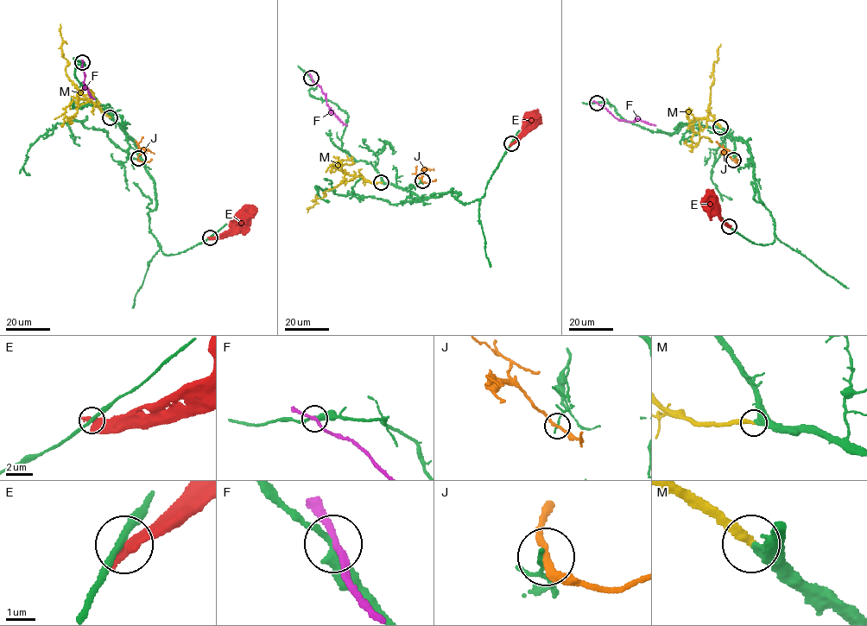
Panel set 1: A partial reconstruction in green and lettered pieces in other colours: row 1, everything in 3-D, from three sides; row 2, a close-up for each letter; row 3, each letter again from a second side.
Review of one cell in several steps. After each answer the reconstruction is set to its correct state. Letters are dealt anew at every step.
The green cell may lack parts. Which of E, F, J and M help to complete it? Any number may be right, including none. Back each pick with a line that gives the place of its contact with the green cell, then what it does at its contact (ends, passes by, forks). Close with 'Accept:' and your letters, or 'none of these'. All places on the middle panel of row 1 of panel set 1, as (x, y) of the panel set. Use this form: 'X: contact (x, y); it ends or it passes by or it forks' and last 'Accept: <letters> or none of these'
M: contact (381, 182); it ends
Accept: M

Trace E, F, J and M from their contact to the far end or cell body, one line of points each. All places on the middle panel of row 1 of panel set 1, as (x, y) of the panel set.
E: (510, 144), (530, 128), (532, 114), (537, 109)
F: (311, 78), (320, 87), (332, 113), (347, 125)
J: (422, 180), (421, 173), (416, 173), (417, 167)
M: (381, 182), (370, 183), (356, 176), (323, 192), (323, 197), (313, 200), (316, 204), (307, 209), (307, 212)

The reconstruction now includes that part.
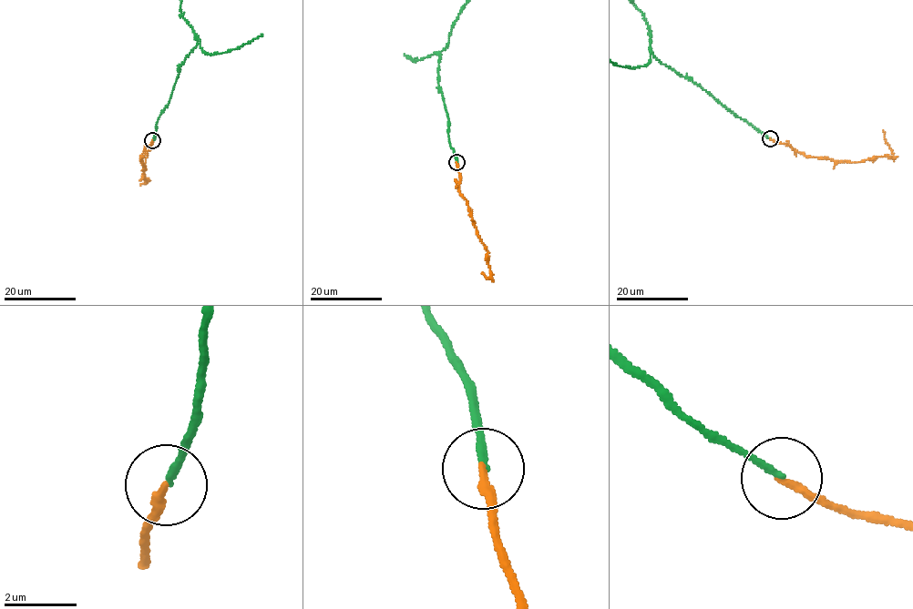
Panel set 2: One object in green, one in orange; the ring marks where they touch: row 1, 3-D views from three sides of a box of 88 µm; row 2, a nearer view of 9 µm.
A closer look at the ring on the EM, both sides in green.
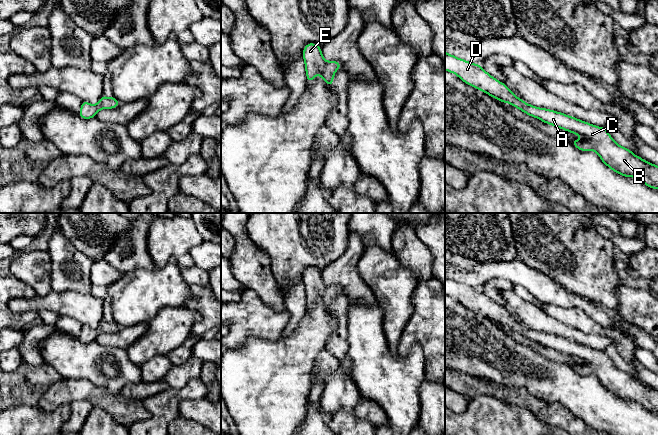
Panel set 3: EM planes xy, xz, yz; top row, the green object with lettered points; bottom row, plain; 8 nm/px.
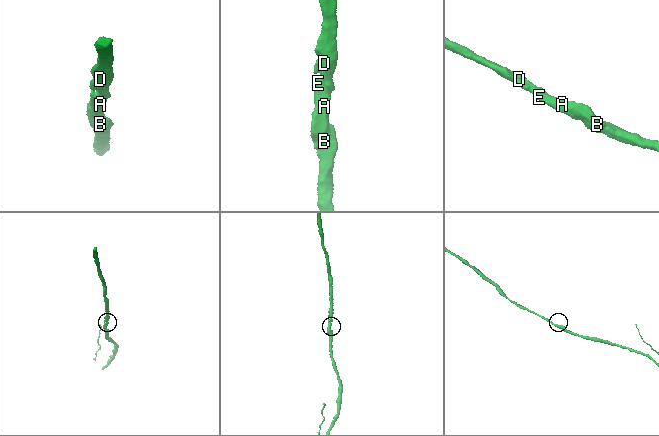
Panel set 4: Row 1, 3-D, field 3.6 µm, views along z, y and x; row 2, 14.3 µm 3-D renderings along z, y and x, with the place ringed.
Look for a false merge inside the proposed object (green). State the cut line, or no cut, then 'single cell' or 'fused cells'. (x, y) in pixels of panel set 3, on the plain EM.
no cut | single cell

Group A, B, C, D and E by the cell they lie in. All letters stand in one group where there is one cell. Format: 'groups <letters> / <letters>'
groups A B C D E

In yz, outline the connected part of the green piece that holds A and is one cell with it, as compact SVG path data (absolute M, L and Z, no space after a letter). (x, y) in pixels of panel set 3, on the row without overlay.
M445 275L445 294L457 299L466 308L487 317L491 321L498 323L500 326L505 326L513 329L517 333L525 336L527 339L540 343L542 346L556 350L560 353L569 355L576 359L581 359L582 364L572 364L571 367L581 375L595 375L601 385L611 394L625 401L634 401L641 404L646 410L652 413L658 413L658 390L636 380L631 374L620 370L610 360L605 351L598 351L588 346L584 346L575 341L568 340L564 337L556 336L546 332L539 332L518 322L512 315L502 306L498 305L488 298L479 288L474 288L469 285L460 283L456 280L448 278Z

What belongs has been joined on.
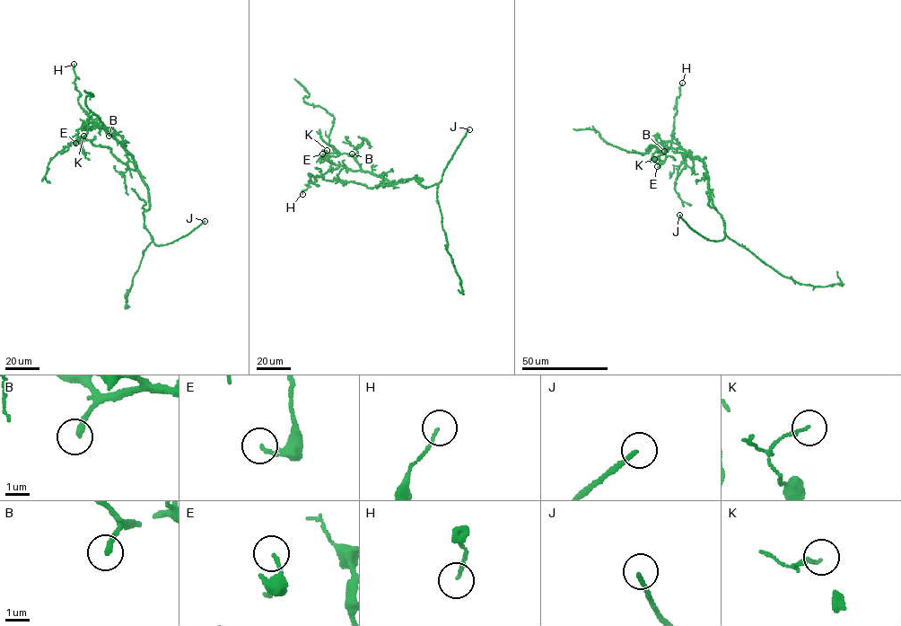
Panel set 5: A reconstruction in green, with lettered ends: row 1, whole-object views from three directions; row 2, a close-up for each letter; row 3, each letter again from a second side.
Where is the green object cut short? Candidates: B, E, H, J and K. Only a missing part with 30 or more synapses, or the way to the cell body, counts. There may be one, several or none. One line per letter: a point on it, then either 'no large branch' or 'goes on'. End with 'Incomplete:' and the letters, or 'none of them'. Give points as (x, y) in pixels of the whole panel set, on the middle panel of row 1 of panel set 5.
B: place (352, 154); goes on
E: place (322, 154); no large branch
H: place (302, 194); no large branch
J: place (469, 129); goes on
K: place (327, 150); no large branch
Incomplete: B, J

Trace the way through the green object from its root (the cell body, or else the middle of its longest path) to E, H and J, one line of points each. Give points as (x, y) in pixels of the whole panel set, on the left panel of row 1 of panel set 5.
E: (147, 185), (130, 154), (100, 126), (85, 121), (78, 129), (75, 143)
H: (147, 185), (130, 154), (90, 118), (78, 103), (80, 94), (74, 82), (78, 77), (74, 71), (74, 64)
J: (147, 185), (149, 207), (143, 212), (144, 224), (155, 245), (170, 243), (205, 221)

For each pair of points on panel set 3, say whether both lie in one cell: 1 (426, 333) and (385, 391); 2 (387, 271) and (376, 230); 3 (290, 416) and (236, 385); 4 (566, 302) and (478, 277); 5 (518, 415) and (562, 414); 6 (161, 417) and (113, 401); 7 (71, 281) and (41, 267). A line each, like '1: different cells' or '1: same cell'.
1: different cells
2: different cells
3: same cell
4: same cell
5: different cells
6: different cells
7: different cells

